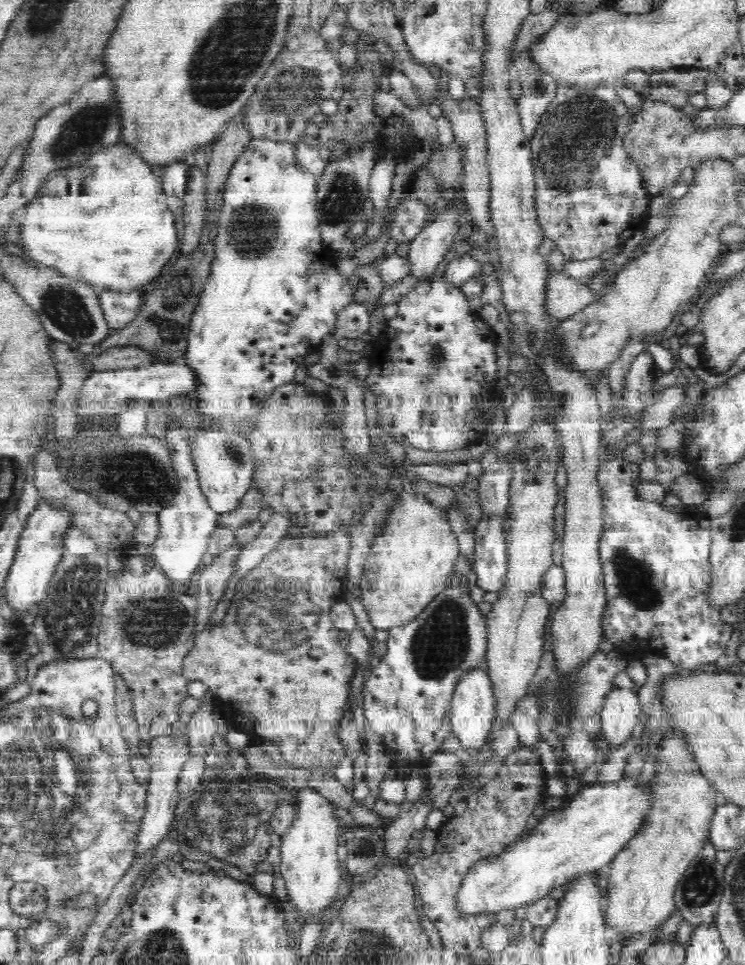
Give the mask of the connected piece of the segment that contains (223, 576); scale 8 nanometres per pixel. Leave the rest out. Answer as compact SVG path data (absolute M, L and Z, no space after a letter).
M234 540L227 550L214 556L212 564L208 564L199 572L197 586L198 595L198 631L200 631L211 618L216 604L226 592L227 581L237 570L240 556L244 547Z

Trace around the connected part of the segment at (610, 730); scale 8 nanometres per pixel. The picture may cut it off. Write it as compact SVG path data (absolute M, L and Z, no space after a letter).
M613 686L606 692L598 714L601 715L601 730L614 747L628 740L641 714L637 693Z

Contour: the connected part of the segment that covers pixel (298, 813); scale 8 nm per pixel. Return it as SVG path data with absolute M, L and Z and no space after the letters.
M299 788L294 792L295 809L292 820L288 822L286 832L281 834L281 877L286 881L289 900L305 917L304 923L311 915L319 915L335 898L341 884L338 855L338 830L340 817L336 816L337 806L322 793L308 788Z

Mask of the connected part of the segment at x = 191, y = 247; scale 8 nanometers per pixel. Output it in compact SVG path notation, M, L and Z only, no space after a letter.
M194 166L187 191L183 197L182 222L184 234L180 240L180 257L192 256L200 246L200 241L205 230L205 215L207 202L205 199L205 180L202 172Z

